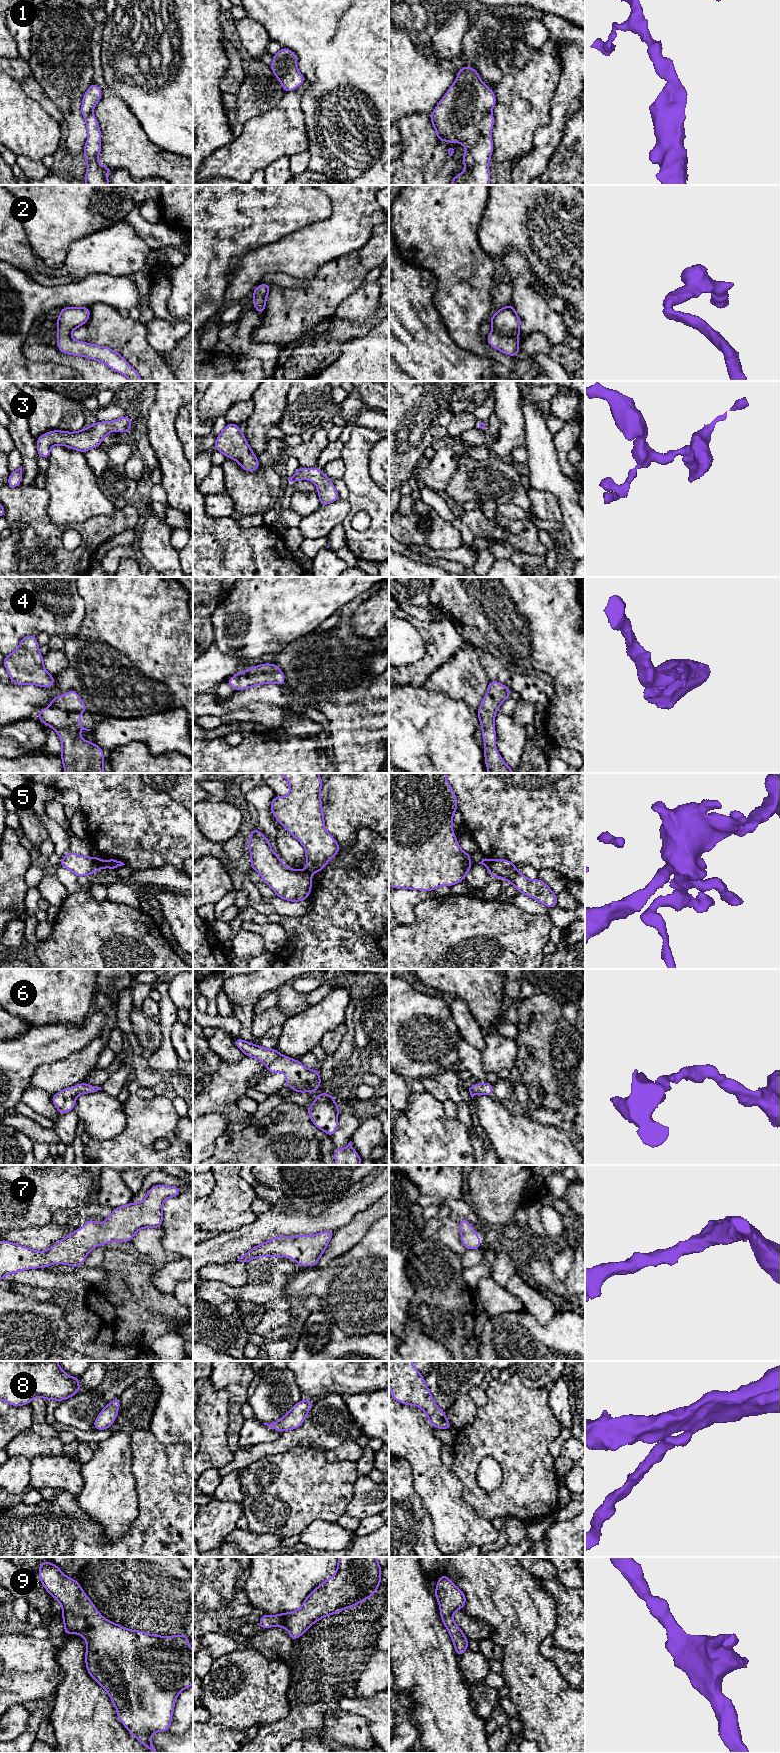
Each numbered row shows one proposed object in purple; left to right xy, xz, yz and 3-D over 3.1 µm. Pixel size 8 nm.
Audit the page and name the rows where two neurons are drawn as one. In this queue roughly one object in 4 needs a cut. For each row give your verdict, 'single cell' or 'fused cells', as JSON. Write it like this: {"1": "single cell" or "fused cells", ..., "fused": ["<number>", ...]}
{"1": "single cell", "2": "single cell", "3": "single cell", "4": "single cell", "5": "fused cells", "6": "single cell", "7": "single cell", "8": "single cell", "9": "single cell", "fused": ["5"]}

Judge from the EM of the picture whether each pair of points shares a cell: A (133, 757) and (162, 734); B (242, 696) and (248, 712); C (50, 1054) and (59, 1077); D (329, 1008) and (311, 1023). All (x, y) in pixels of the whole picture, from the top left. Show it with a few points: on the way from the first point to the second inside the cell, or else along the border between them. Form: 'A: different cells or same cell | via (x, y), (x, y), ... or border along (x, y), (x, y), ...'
A: different cells | border along (124, 744), (142, 741), (153, 754), (170, 752)
B: different cells | border along (268, 702), (253, 702), (236, 709), (222, 707)
C: different cells | border along (75, 1052), (62, 1059), (41, 1064), (33, 1074)
D: same cell | via (325, 1012), (315, 1021)

